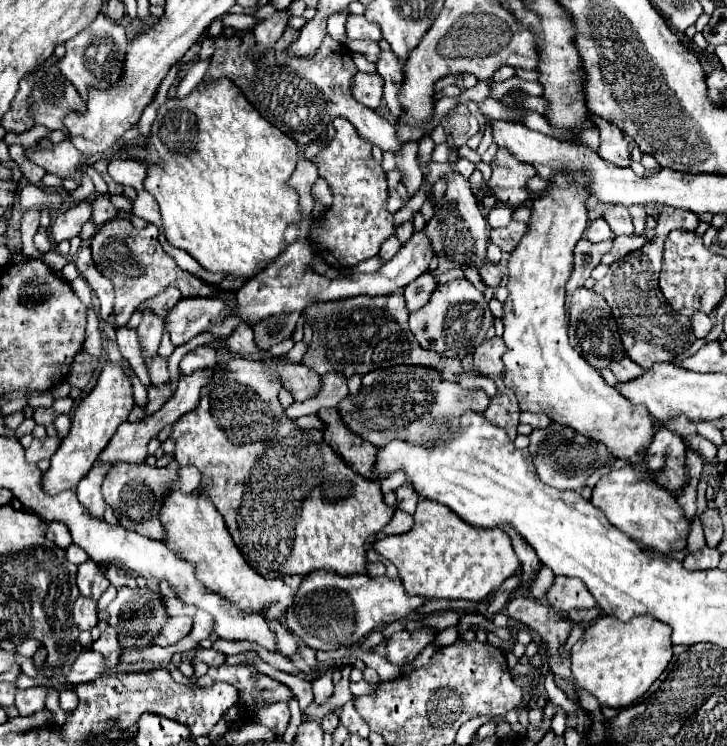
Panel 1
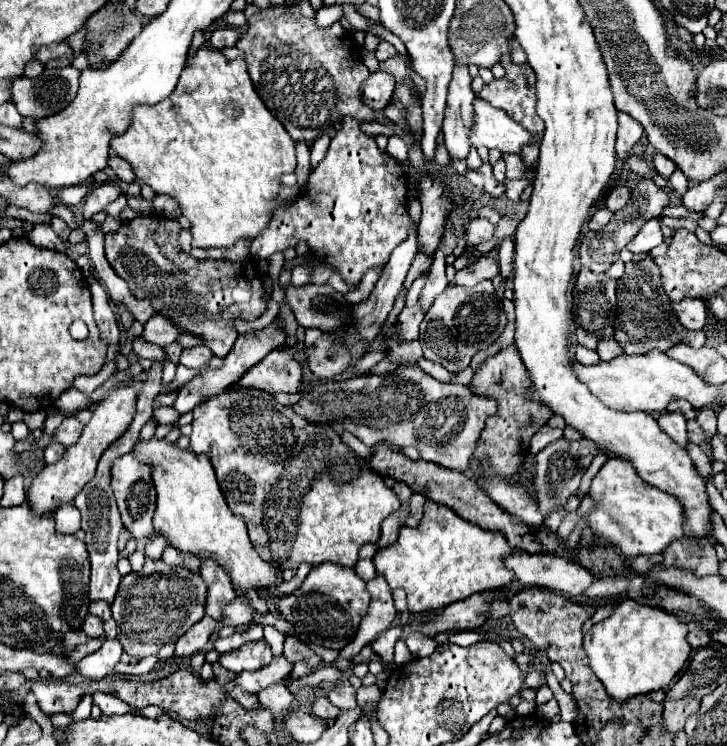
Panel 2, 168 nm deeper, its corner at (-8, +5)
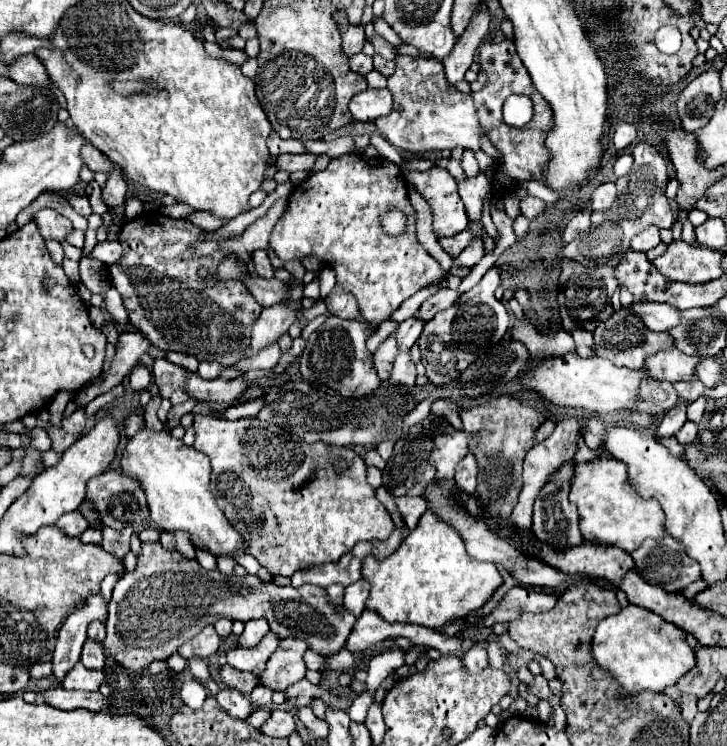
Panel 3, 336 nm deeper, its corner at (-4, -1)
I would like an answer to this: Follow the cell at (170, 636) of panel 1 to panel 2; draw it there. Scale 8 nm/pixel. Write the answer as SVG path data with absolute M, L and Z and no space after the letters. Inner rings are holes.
M204 616L198 624L194 624L194 628L190 628L190 632L186 632L184 636L178 638L176 642L176 654L178 656L192 656L196 652L202 652L210 640L210 634L214 632L216 620L210 616Z

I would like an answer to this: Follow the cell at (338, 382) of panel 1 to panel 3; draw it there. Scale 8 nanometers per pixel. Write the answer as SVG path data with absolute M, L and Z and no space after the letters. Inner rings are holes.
M474 240L470 246L466 246L466 250L458 256L458 258L454 258L454 262L462 262L462 264L466 264L468 268L474 268L478 262L480 262L480 258L484 256L484 242L482 240Z

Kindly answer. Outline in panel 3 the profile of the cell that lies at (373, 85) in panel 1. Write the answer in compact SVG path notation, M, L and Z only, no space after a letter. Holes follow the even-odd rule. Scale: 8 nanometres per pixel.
M368 88L350 100L350 112L354 120L360 122L374 122L380 116L390 114L390 110L392 110L392 94L388 88L382 90Z

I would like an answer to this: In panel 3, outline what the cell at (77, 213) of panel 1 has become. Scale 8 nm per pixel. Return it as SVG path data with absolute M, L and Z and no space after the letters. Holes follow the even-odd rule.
M112 164L112 170L108 174L108 180L106 180L106 186L102 190L102 200L106 206L122 206L124 200L126 200L126 180L124 180L124 174L122 174L122 168L120 166L114 166Z

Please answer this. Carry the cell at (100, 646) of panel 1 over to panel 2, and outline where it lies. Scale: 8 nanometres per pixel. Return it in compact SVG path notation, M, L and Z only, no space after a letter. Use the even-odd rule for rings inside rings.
M108 638L100 646L100 650L84 656L78 662L78 672L84 674L90 680L100 680L108 674L112 674L114 666L120 662L122 656L122 644L118 638Z

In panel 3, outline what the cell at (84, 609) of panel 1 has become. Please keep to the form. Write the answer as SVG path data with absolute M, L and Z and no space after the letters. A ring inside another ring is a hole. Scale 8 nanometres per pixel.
M86 640L84 648L82 648L82 660L80 660L88 670L104 670L104 652L102 652L102 644L100 642L90 642Z

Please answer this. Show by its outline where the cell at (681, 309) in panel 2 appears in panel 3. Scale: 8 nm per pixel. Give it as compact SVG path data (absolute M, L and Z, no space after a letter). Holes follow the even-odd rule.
M634 302L630 306L634 314L638 314L644 320L644 326L648 330L670 330L680 322L680 310L668 304L656 304L656 302Z

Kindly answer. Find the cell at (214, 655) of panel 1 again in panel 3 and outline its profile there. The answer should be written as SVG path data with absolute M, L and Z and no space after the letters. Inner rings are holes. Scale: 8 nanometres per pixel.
M258 618L258 620L248 620L246 622L246 628L238 640L238 646L244 646L244 648L252 648L254 644L258 644L264 636L268 634L268 622Z

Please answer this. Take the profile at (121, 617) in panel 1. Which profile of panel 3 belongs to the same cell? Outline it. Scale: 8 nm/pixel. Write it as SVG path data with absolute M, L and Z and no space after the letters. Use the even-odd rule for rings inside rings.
M142 542L142 550L138 554L138 564L132 572L126 572L114 586L112 600L108 604L108 620L106 620L106 640L102 642L104 654L114 658L120 666L128 670L142 670L154 660L168 660L184 642L192 640L204 626L216 624L220 618L230 620L252 620L266 618L270 630L278 634L278 638L302 638L310 644L310 650L332 656L336 654L348 640L348 634L354 626L356 616L348 612L344 606L336 608L330 604L328 594L320 586L302 584L300 588L278 586L274 582L264 582L258 576L236 576L222 574L216 570L204 570L196 560L184 558L178 550L164 550L160 542Z

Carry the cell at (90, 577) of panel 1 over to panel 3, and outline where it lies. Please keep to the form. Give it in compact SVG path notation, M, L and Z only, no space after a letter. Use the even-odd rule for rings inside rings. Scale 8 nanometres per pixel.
M92 622L90 626L88 626L88 640L94 640L94 642L102 642L104 640L104 636L106 636L106 626L102 624L102 622Z

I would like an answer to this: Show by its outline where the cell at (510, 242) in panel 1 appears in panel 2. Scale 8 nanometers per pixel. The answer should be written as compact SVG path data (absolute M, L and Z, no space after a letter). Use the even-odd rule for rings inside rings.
M474 218L470 224L468 224L468 240L472 244L480 244L480 242L486 242L494 236L494 224L488 222L486 218Z

